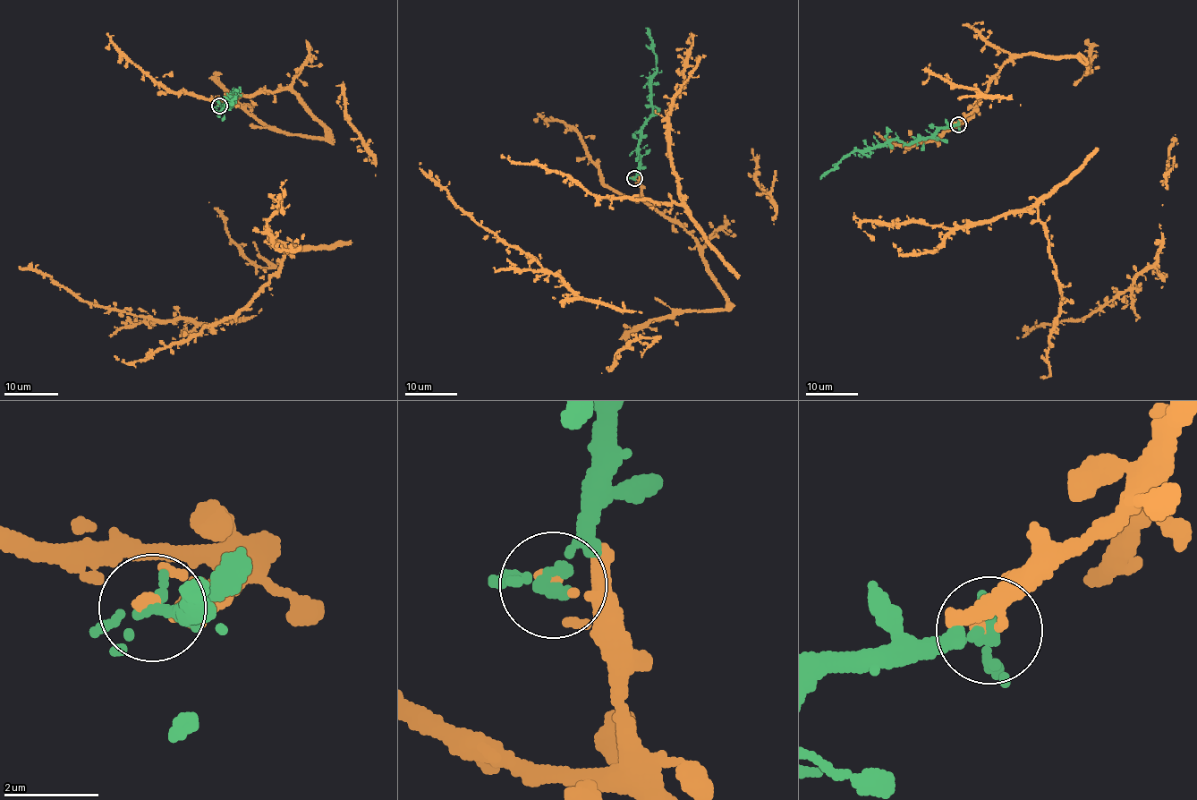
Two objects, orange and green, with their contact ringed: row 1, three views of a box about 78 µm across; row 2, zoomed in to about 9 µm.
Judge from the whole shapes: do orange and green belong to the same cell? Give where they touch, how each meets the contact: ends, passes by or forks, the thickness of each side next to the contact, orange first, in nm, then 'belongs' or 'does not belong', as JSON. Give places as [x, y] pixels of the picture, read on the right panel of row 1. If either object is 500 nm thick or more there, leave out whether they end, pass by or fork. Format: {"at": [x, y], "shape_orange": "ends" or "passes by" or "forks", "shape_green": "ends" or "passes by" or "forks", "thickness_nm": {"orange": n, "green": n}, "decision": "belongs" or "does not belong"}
{"at": [958, 124], "shape_orange": "ends", "shape_green": "forks", "thickness_nm": {"orange": 240, "green": 200}, "decision": "belongs"}

